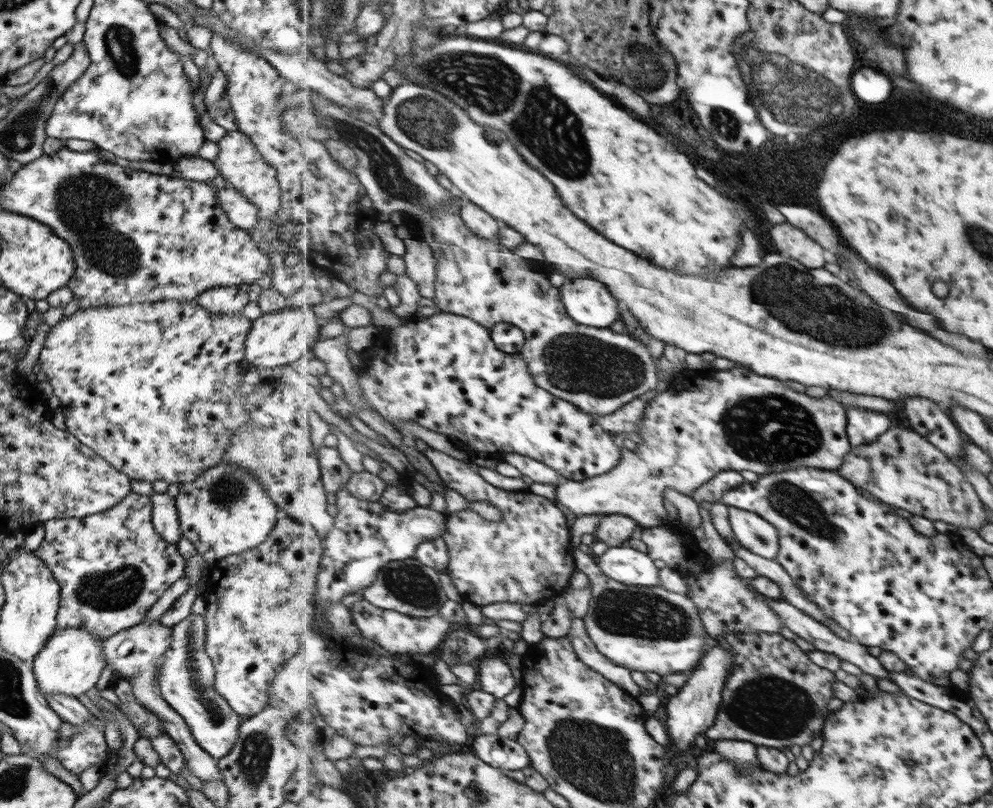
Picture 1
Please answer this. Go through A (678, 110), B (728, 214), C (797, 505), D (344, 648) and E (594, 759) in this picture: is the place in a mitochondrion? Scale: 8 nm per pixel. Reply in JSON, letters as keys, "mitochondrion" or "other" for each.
{"A":"other","B":"other","C":"mitochondrion","D":"other","E":"mitochondrion"}

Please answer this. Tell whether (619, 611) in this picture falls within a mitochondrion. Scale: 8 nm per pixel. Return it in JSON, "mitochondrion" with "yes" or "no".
{"mitochondrion":"yes"}

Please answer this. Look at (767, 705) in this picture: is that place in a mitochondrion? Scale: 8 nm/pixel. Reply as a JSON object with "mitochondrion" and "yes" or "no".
{"mitochondrion":"yes"}

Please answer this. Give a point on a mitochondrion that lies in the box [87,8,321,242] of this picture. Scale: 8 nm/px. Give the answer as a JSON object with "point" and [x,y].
{"point":[120,43]}

